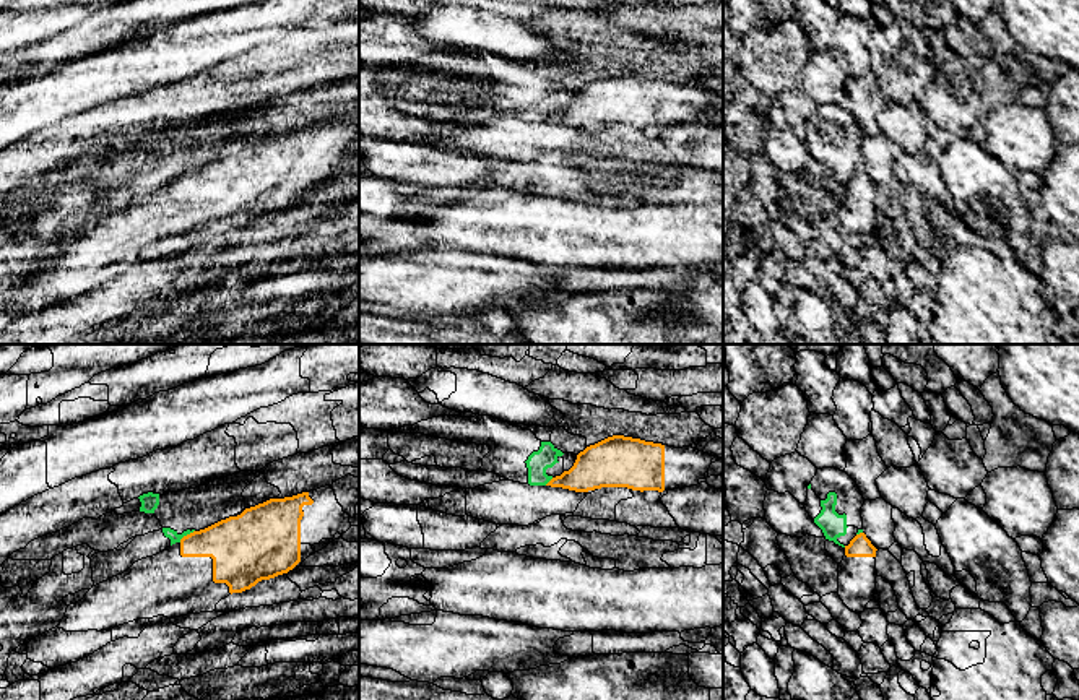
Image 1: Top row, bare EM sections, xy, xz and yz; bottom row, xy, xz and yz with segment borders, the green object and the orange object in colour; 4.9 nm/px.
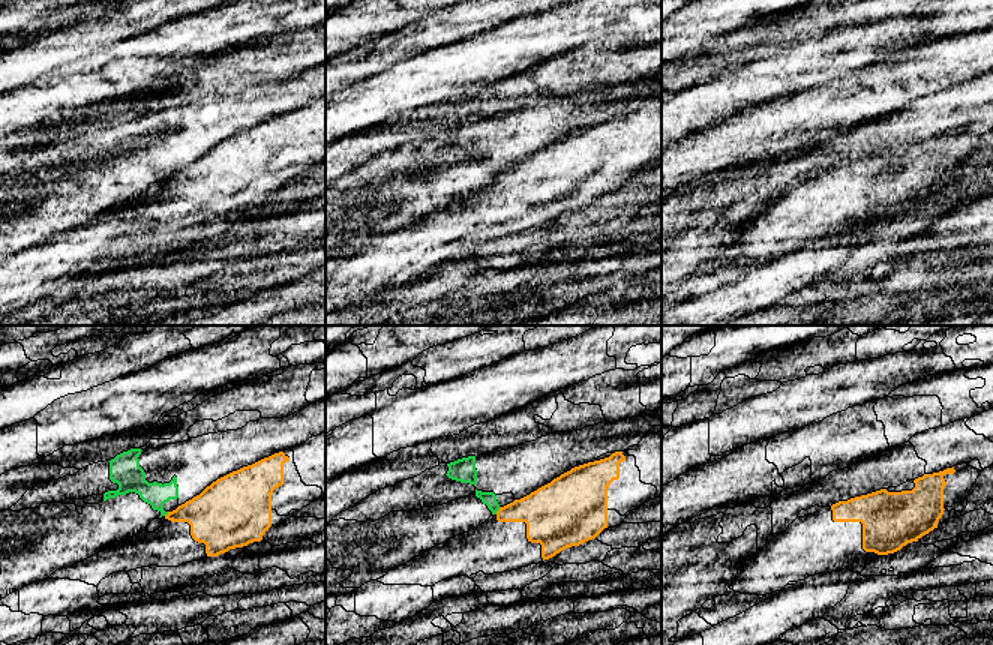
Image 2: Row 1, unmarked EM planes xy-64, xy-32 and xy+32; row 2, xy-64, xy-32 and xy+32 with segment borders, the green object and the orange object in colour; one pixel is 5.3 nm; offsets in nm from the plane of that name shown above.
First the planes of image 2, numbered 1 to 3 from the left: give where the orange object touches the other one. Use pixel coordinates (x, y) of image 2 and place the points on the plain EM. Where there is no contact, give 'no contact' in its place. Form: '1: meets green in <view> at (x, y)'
1: meets green in xy-64 at (165, 177)
2: meets green in xy-32 at (498, 173)
3: no contact

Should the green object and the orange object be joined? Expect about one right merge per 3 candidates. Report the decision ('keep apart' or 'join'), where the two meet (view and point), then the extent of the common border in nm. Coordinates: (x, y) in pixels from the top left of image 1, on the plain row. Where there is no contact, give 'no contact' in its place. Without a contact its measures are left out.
keep apart | xy (186, 171) | 100 nm

